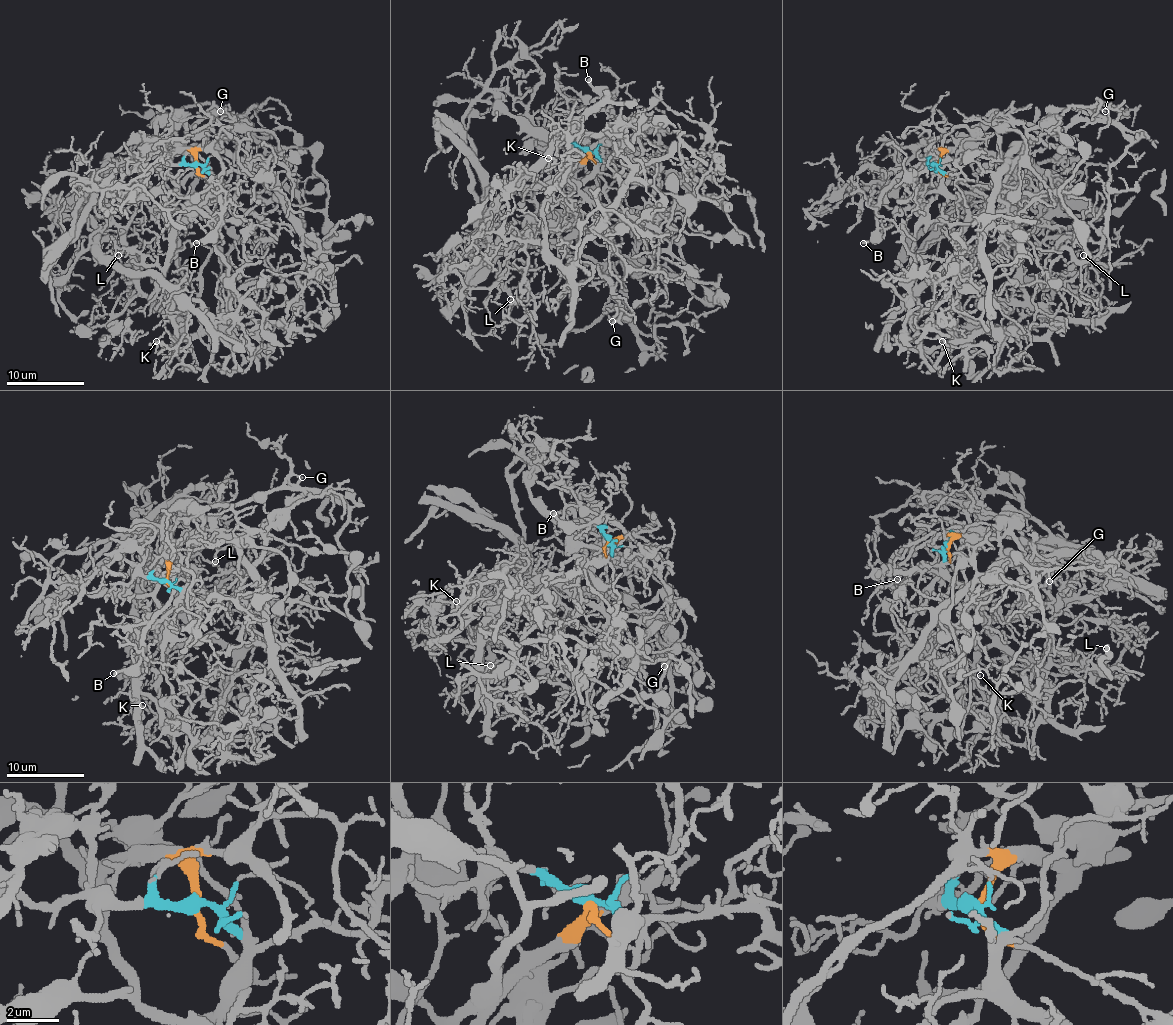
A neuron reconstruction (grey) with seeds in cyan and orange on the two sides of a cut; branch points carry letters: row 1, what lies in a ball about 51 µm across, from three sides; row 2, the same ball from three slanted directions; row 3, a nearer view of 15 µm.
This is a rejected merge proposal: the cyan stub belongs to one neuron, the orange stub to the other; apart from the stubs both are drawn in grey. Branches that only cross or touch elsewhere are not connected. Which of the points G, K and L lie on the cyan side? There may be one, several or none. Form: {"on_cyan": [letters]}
{"on_cyan": ["G", "K", "L"]}

